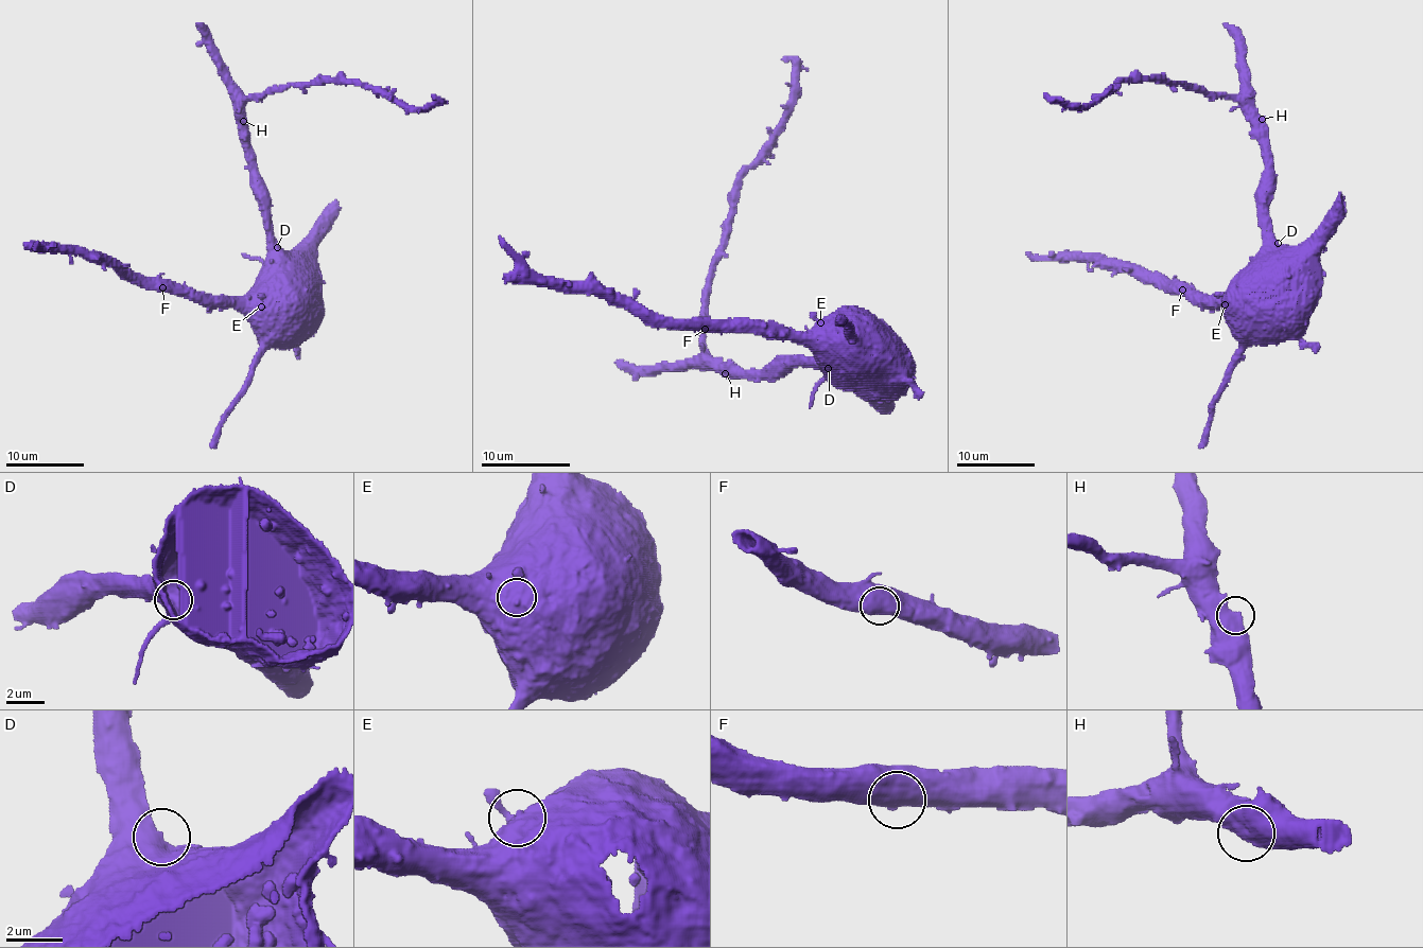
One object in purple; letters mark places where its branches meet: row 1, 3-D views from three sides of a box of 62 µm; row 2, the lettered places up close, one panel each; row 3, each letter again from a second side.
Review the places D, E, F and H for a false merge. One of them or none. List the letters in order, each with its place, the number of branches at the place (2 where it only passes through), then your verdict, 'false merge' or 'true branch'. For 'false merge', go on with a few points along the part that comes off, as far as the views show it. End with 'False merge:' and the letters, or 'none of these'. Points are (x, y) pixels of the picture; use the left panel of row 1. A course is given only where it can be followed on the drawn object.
D: place (277, 247); branches 1; true branch
E: place (261, 306); branches 1; false merge
F: place (162, 287); branches 1; true branch
H: place (243, 121); branches 1; true branch
False merge: E

